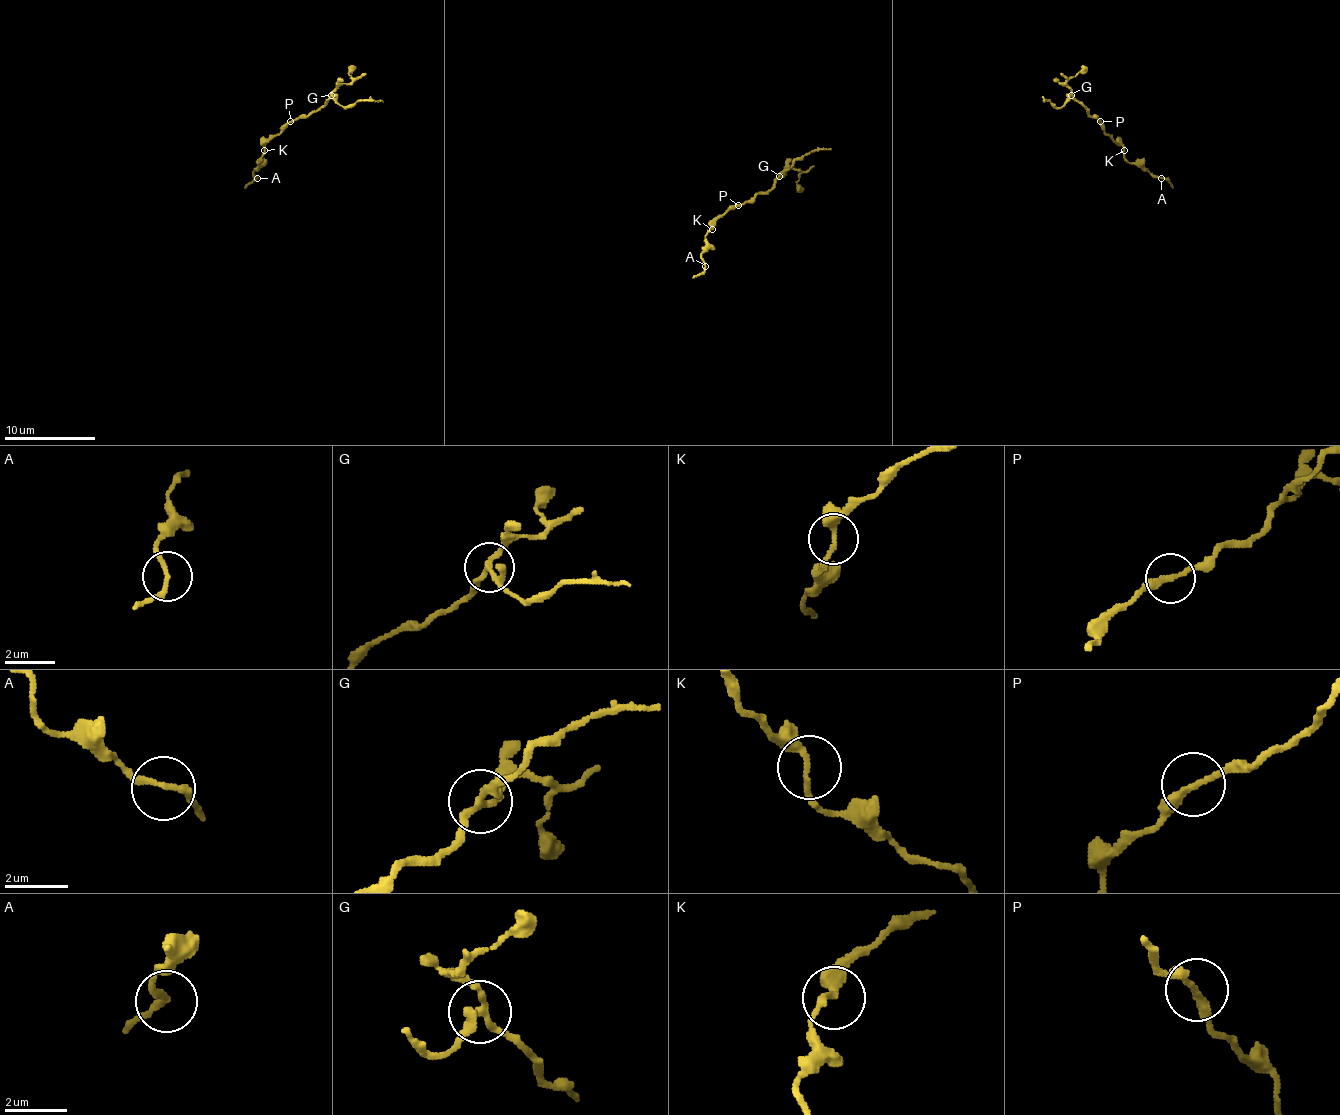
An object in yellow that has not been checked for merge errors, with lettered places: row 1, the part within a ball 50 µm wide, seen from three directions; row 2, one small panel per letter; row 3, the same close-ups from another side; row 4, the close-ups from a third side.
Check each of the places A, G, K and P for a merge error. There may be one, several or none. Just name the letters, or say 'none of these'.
G

